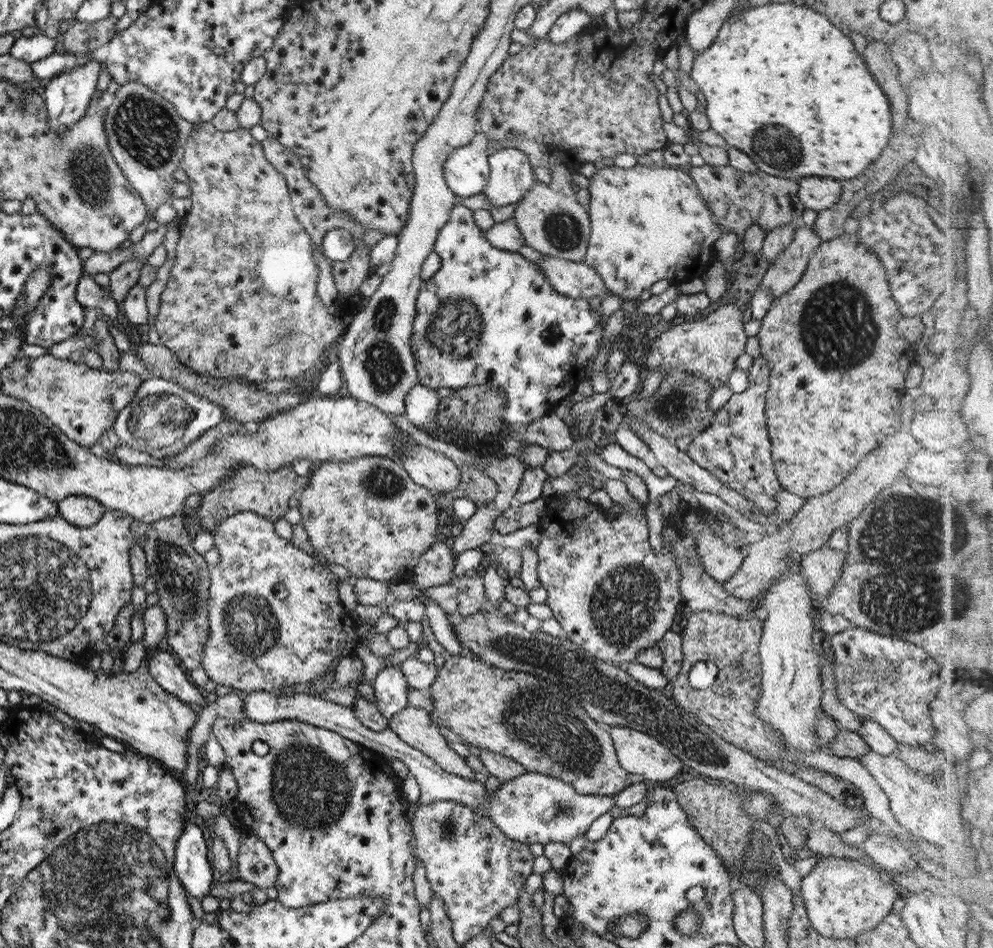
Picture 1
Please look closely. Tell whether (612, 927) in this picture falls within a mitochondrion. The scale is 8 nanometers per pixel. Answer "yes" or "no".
no

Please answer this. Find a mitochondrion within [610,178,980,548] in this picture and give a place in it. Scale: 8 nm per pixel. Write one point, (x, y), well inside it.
(838, 327)

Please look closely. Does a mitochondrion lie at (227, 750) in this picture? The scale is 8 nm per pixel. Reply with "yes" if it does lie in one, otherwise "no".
no

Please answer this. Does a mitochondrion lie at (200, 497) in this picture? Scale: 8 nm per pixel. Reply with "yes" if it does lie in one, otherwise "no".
no

